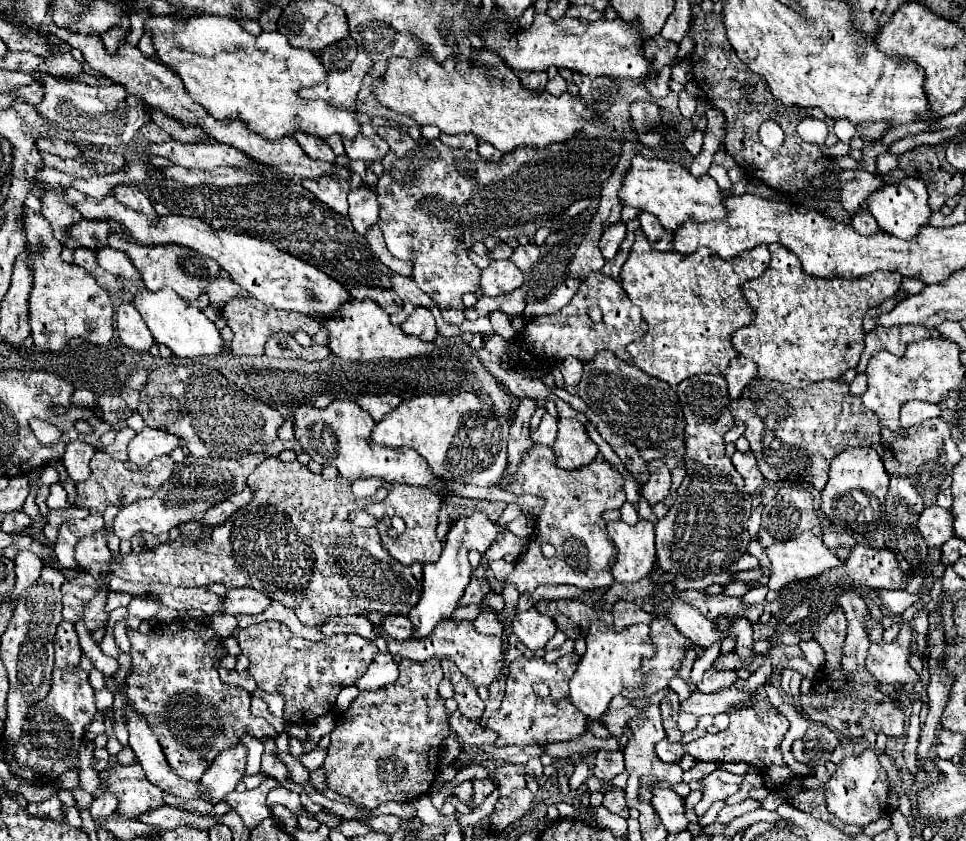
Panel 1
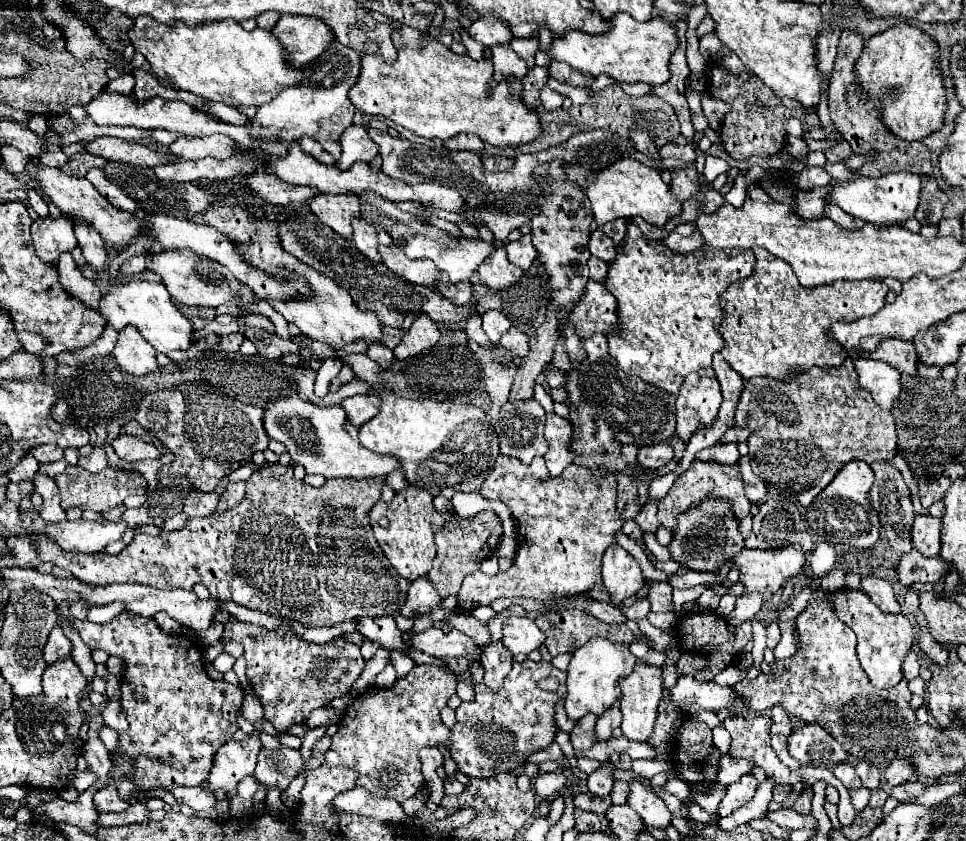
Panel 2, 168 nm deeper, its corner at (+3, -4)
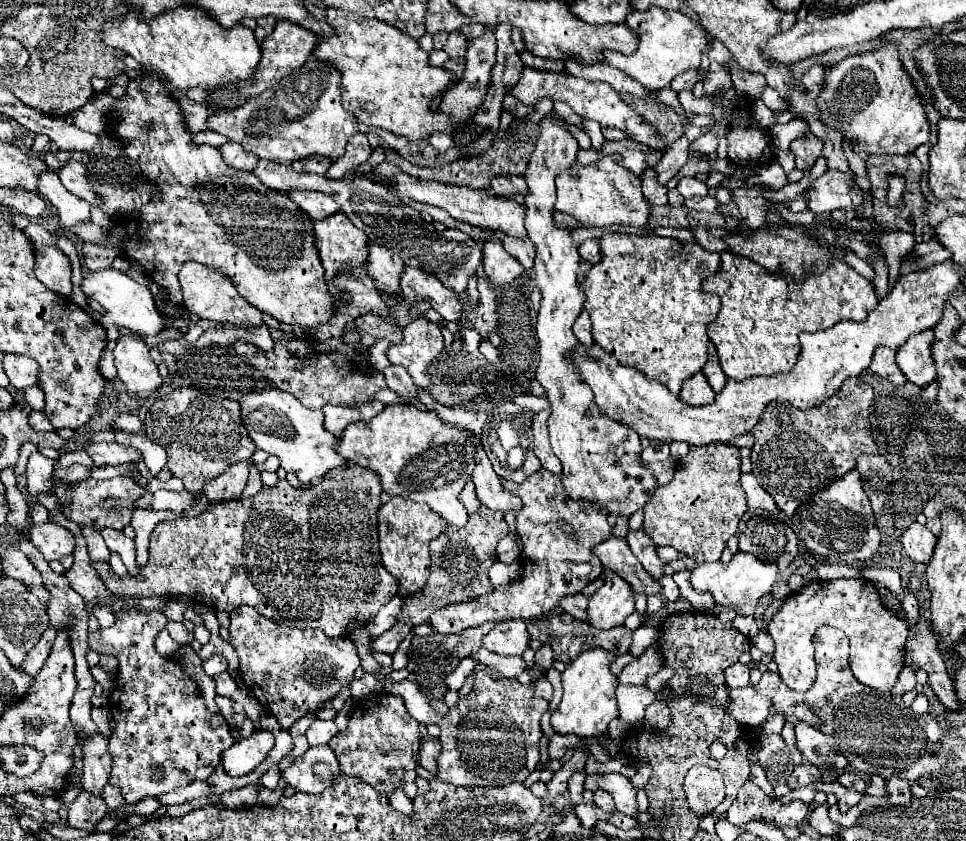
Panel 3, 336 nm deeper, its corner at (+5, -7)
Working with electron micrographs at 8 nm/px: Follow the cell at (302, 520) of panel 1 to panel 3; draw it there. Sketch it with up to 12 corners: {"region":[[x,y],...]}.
{"region":[[378,474],[160,522],[114,594],[248,604],[330,638],[398,592]]}

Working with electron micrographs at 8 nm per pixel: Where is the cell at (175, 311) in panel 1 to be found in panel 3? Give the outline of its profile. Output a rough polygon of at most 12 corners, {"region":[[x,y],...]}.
{"region":[[116,268],[90,272],[80,288],[104,306],[108,340],[119,329],[164,330],[150,290]]}

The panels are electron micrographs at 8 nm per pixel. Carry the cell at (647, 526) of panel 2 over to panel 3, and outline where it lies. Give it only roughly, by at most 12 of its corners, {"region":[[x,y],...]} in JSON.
{"region":[[644,530],[630,532],[626,542],[654,580],[664,576],[664,562]]}

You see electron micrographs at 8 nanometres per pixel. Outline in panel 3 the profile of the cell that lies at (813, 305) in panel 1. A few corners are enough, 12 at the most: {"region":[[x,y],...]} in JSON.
{"region":[[730,250],[702,290],[720,366],[788,372],[798,334],[878,304],[846,262],[788,282]]}

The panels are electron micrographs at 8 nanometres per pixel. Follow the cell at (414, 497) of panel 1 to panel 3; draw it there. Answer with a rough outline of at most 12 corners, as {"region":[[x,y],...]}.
{"region":[[394,496],[378,510],[382,566],[398,596],[422,590],[446,520]]}

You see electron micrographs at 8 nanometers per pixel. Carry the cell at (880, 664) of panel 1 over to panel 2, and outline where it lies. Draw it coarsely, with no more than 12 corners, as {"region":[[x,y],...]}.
{"region":[[864,591],[832,609],[858,635],[858,659],[878,689],[900,683],[914,643],[906,615],[884,615]]}

